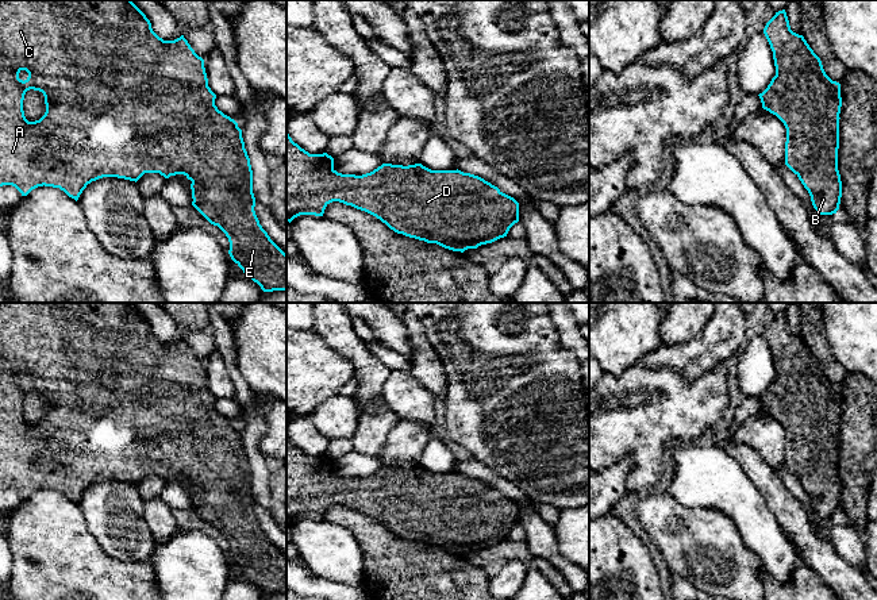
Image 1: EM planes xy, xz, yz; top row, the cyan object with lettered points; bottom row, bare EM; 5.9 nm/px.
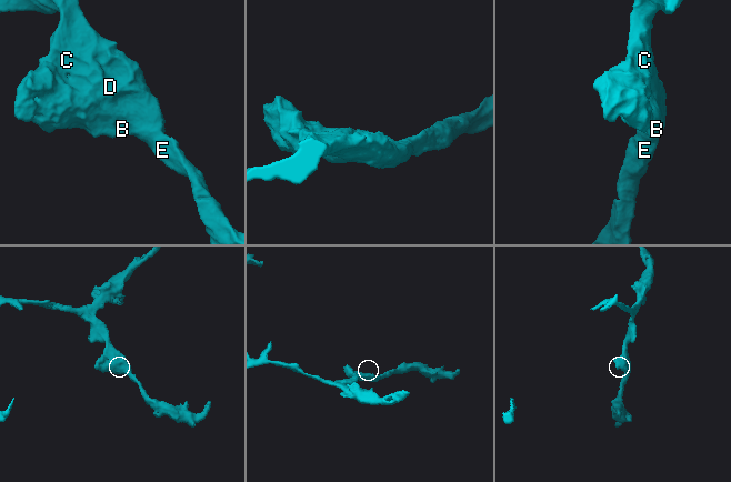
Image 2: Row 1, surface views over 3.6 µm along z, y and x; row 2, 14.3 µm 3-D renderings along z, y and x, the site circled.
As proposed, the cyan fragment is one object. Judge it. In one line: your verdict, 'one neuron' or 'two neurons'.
one neuron

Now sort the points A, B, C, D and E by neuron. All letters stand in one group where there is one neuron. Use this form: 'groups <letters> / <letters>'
groups A B C D E

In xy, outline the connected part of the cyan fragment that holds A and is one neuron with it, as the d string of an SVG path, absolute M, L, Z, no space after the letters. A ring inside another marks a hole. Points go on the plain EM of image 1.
M0 303L0 489L12 488L22 499L38 489L53 489L78 503L88 486L103 480L138 484L145 476L159 476L165 481L184 477L192 484L192 508L228 541L231 562L243 576L257 585L264 595L286 593L286 557L270 542L255 518L253 473L238 426L215 408L216 397L208 389L204 362L181 338L164 343L151 331L150 323L131 303ZM27 393L39 393L45 399L46 415L35 424L28 424L23 414Z

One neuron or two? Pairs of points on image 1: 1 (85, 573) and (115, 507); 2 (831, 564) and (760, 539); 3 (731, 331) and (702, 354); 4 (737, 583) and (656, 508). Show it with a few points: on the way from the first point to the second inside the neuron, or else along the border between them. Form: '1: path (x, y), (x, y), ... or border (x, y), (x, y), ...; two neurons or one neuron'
1: border (84, 515), (96, 542), (110, 556), (124, 562); two neurons
2: border (797, 552), (800, 557); two neurons
3: path (724, 333), (708, 347); one neuron
4: path (735, 556), (718, 553), (683, 534); one neuron

